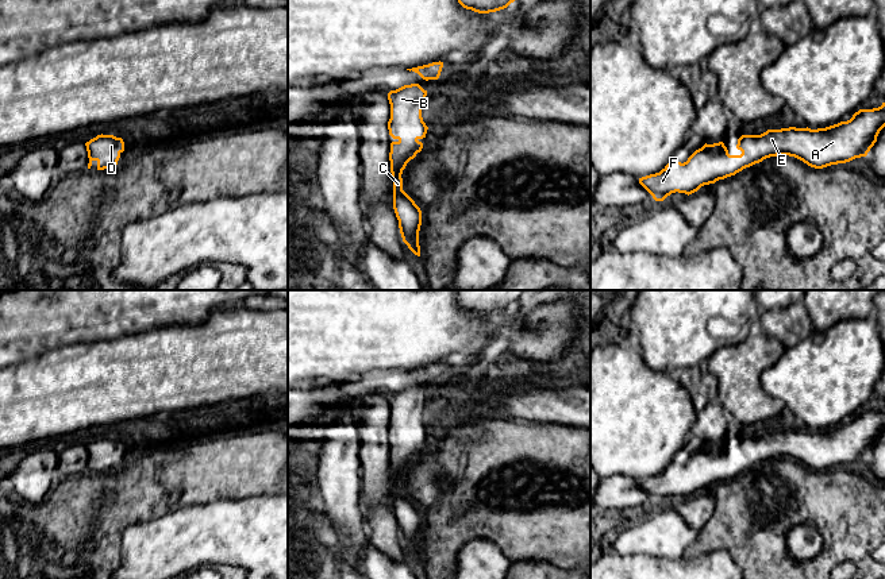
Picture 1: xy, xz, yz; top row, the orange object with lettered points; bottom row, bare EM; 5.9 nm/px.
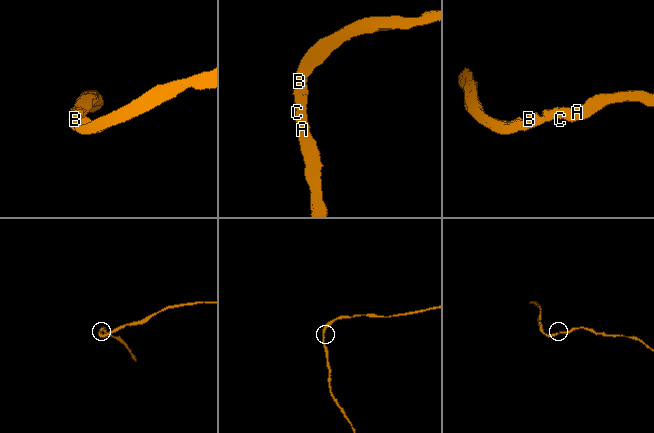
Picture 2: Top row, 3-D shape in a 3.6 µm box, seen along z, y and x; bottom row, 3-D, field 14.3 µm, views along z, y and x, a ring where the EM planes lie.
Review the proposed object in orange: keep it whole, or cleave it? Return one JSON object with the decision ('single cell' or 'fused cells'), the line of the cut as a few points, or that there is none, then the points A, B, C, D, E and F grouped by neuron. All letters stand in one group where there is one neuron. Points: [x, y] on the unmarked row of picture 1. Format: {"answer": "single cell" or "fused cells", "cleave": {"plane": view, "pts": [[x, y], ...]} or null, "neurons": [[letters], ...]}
{"answer": "single cell", "cleave": null, "neurons": [["A", "B", "C", "D", "E", "F"]]}

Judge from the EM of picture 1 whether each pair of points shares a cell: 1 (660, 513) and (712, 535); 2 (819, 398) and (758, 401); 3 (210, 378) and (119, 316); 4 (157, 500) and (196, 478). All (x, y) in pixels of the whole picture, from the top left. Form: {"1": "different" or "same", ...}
{"1": "different", "2": "different", "3": "different", "4": "same"}

